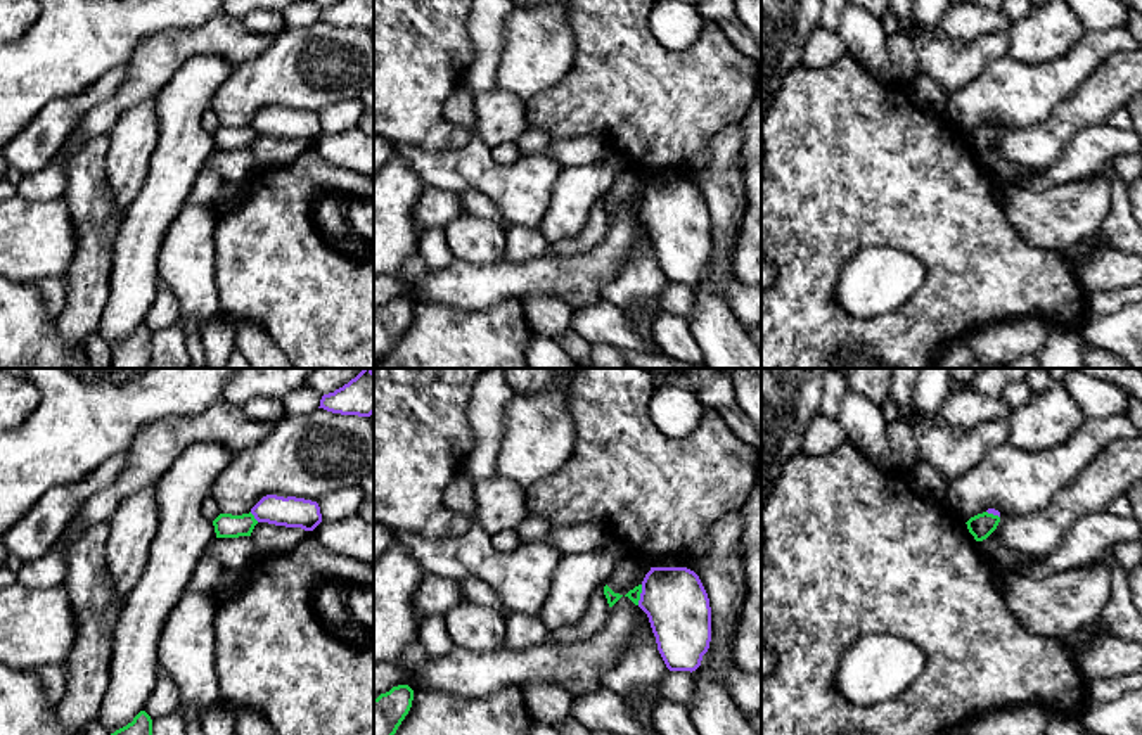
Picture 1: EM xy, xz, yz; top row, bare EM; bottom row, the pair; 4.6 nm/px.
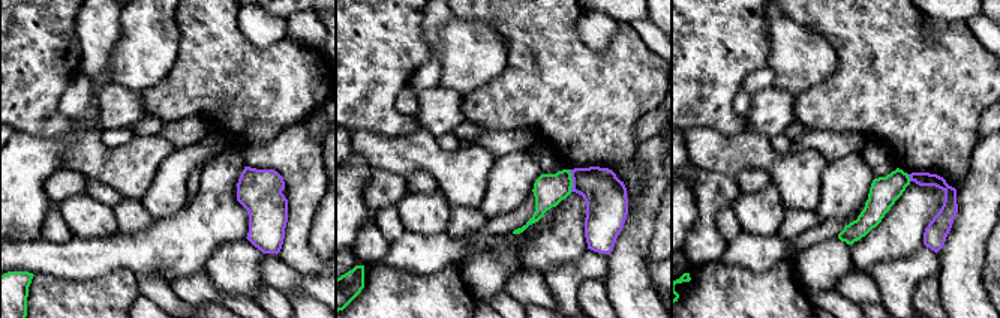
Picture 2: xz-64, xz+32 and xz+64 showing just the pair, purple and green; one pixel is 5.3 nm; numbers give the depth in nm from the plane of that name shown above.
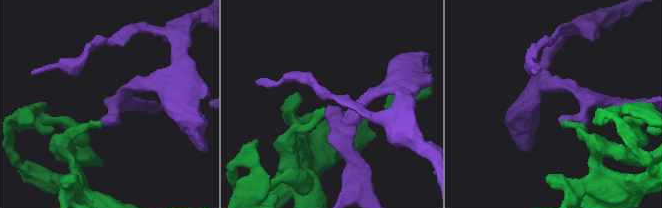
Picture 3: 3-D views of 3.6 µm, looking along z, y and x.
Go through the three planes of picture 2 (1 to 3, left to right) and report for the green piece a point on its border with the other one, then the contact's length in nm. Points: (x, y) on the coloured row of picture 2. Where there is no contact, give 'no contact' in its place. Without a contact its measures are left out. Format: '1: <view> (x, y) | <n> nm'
1: no contact
2: xz+32 (573, 180) | 120 nm
3: xz+64 (909, 176) | 40 nm

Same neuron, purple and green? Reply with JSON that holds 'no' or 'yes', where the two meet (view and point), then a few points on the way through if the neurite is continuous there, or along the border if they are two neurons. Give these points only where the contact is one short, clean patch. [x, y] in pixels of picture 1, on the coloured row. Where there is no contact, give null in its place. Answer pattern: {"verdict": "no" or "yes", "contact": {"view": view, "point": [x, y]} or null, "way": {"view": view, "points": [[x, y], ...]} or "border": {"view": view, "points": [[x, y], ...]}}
{"verdict": "no", "contact": {"view": "xz", "point": [641, 595]}, "border": {"view": "xz", "points": [[642, 585], [637, 604]]}}

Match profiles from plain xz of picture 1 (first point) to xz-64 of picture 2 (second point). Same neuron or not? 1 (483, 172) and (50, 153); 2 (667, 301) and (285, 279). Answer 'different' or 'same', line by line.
1: different
2: same

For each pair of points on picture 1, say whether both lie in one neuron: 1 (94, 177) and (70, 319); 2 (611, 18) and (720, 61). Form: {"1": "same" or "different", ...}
{"1": "same", "2": "same"}

